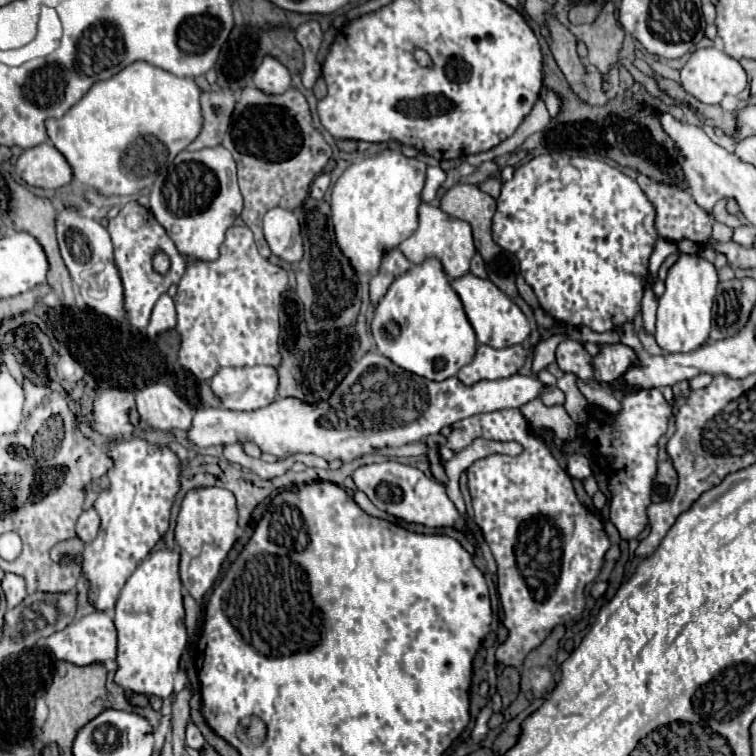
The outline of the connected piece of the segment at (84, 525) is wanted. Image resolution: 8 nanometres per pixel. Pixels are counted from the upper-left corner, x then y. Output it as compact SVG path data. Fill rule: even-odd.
M91 507L89 511L83 511L83 515L81 515L79 521L77 521L77 537L83 539L85 543L89 543L89 541L93 541L93 539L99 535L99 527L101 527L99 515L97 515L97 511Z

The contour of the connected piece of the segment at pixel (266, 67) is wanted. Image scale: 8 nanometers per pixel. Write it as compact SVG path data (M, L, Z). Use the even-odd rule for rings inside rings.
M267 55L263 59L263 63L257 67L257 71L253 73L253 81L259 91L269 93L269 95L277 95L277 93L283 93L289 89L291 73L275 57Z

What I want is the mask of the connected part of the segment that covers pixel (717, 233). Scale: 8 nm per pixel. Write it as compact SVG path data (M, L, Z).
M713 223L713 231L711 231L711 239L713 239L713 241L717 241L717 243L727 243L727 241L731 241L731 235L733 235L733 231L731 231L727 225L723 225L723 223Z

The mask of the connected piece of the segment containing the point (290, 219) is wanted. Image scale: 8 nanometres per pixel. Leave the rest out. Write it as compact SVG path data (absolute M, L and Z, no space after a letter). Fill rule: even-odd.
M279 207L269 209L263 217L263 231L273 255L285 259L287 263L295 263L303 257L299 223L291 211Z

